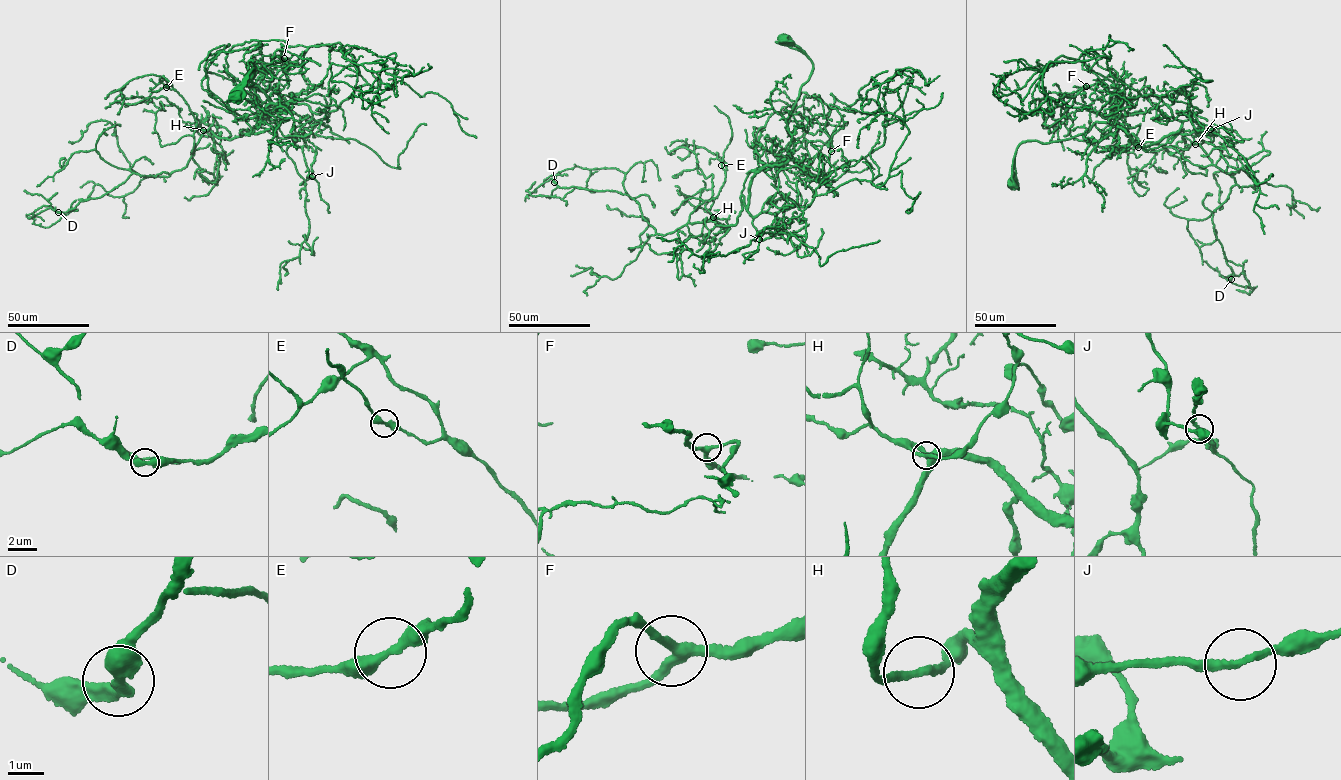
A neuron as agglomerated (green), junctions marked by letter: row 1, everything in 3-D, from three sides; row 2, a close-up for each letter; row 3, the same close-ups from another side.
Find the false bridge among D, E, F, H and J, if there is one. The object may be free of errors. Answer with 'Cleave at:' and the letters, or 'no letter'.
Cleave at: H

